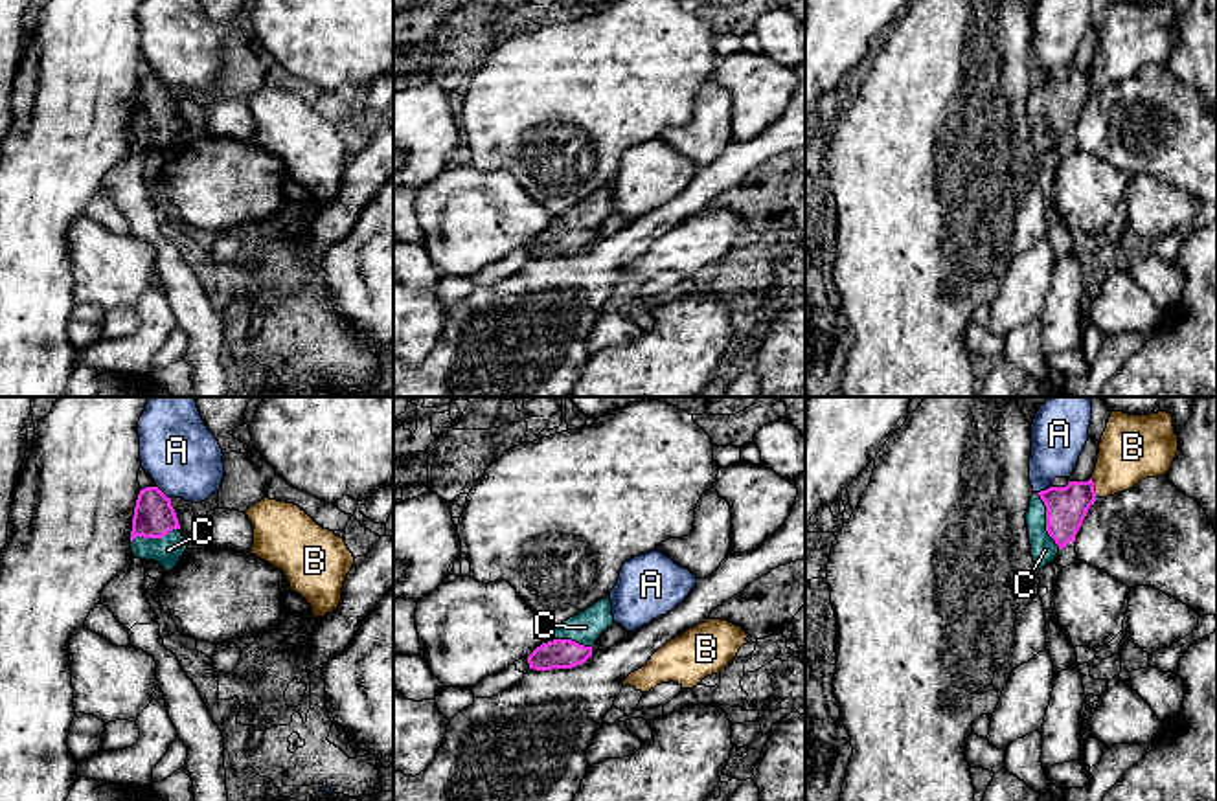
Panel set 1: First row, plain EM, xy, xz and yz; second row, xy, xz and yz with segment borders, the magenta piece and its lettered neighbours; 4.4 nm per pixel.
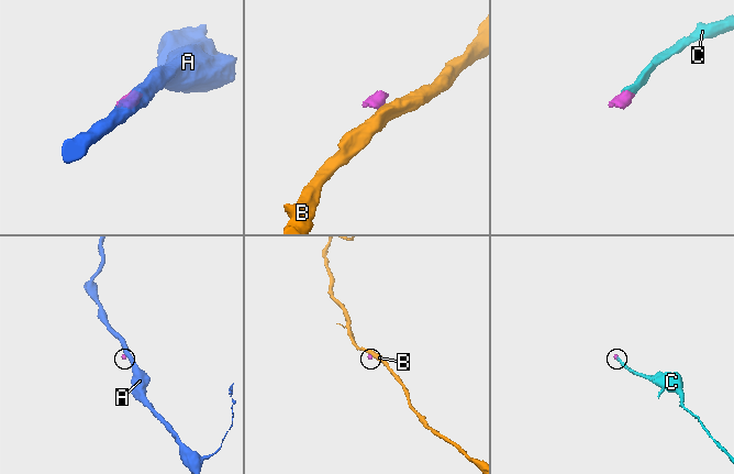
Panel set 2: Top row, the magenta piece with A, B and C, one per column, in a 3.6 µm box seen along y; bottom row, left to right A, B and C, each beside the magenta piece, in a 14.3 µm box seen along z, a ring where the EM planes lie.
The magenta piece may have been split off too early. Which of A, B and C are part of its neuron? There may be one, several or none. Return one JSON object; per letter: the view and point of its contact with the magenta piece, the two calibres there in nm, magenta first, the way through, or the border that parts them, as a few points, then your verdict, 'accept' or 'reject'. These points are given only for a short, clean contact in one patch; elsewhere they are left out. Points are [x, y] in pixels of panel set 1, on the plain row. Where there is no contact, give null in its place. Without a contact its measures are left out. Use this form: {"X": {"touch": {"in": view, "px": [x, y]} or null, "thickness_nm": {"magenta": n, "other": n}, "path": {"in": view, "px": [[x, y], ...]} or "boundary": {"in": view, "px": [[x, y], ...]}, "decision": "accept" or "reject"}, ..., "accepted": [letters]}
{"A": {"touch": {"in": "xy", "px": [162, 81]}, "thickness_nm": {"magenta": 180, "other": 320}, "boundary": {"in": "xy", "px": [[157, 74], [170, 87]]}, "decision": "reject"}, "B": {"touch": {"in": "yz", "px": [1092, 76]}, "thickness_nm": {"magenta": 180, "other": 280}, "boundary": {"in": "yz", "px": [[1091, 67], [1096, 85]]}, "decision": "reject"}, "C": {"touch": {"in": "yz", "px": [1046, 109]}, "thickness_nm": {"magenta": 180, "other": 120}, "path": {"in": "yz", "px": [[1067, 96], [1046, 109], [1045, 138]]}, "decision": "accept"}, "accepted": ["C"]}

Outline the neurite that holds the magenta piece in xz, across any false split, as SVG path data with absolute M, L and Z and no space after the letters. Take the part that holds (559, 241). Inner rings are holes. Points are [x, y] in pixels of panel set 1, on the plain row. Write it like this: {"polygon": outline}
{"polygon": "M610 186L597 189L585 200L552 215L552 228L529 244L529 257L572 257L592 244L596 228L614 213Z"}

